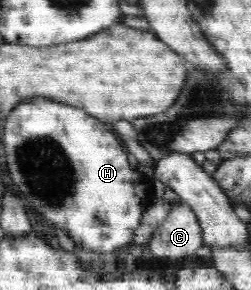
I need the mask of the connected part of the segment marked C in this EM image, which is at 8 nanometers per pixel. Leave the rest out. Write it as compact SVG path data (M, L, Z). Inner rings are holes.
M180 203L174 207L166 220L158 229L155 229L152 239L148 243L152 255L160 261L177 261L182 266L182 261L194 257L204 248L201 227L194 211L187 204Z

